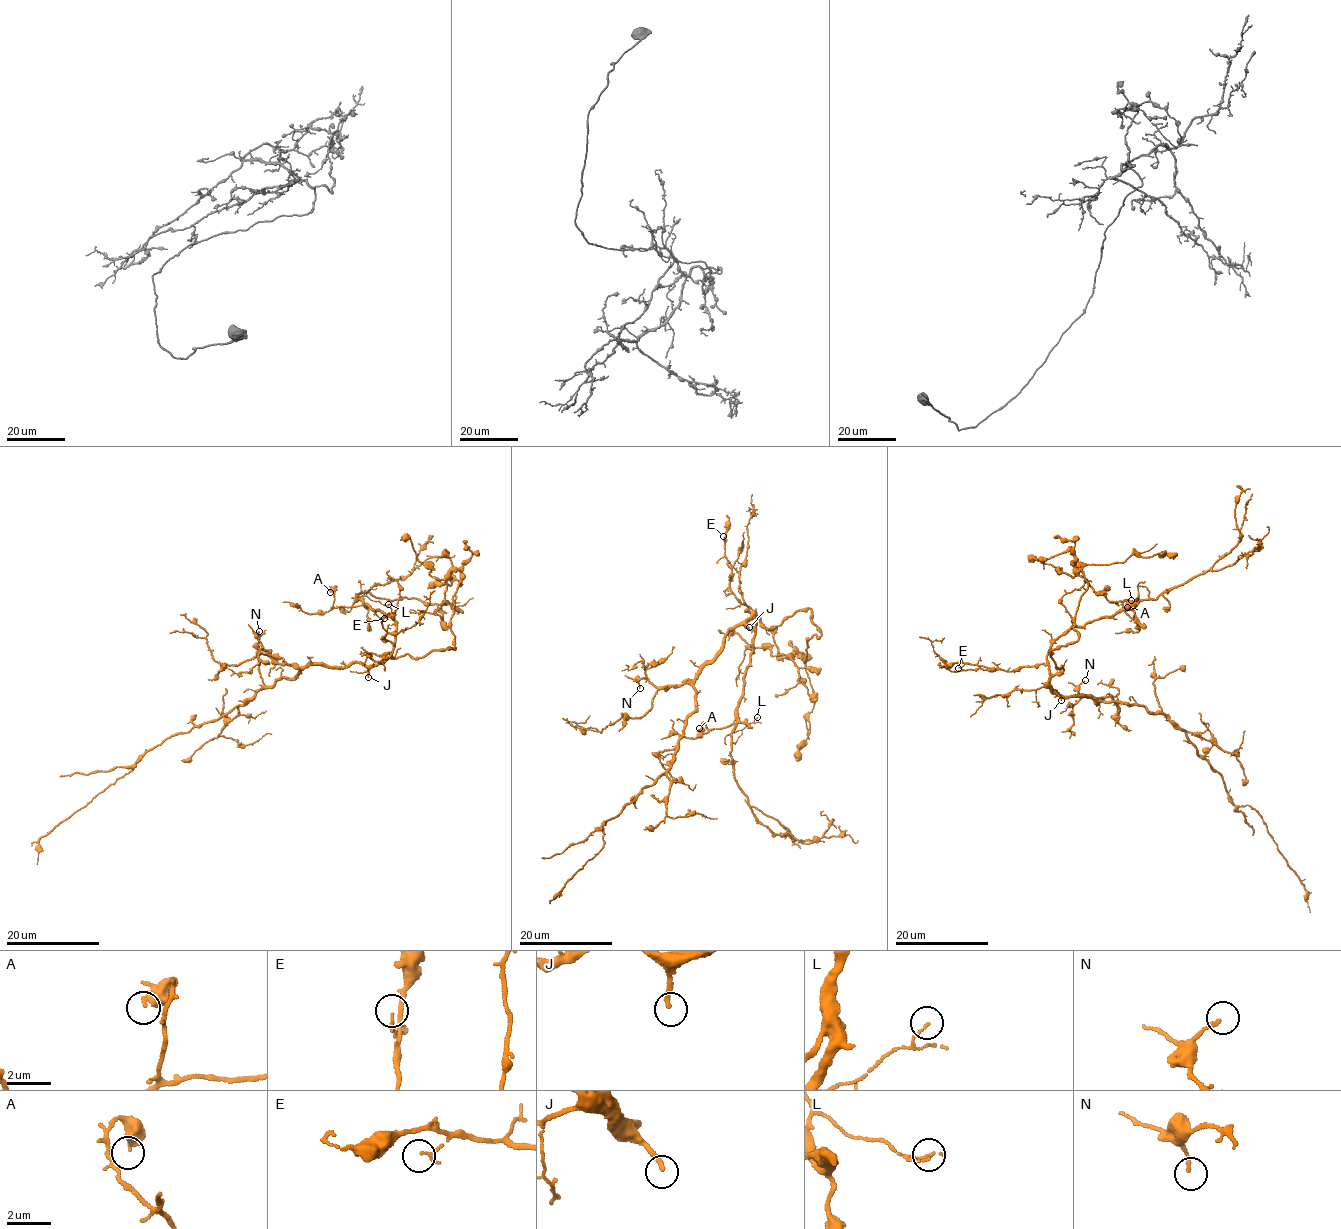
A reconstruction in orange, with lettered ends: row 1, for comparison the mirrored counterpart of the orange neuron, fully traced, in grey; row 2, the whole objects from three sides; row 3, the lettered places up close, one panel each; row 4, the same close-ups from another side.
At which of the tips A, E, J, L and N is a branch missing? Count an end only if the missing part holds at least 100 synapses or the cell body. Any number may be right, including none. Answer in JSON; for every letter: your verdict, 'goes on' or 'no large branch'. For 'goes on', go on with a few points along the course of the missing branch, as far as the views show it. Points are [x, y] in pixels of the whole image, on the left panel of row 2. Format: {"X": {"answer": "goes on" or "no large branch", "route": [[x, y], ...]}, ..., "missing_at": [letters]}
{"A": {"answer": "no large branch"}, "E": {"answer": "no large branch"}, "J": {"answer": "goes on"}, "L": {"answer": "no large branch"}, "N": {"answer": "no large branch"}, "missing_at": ["J"]}

